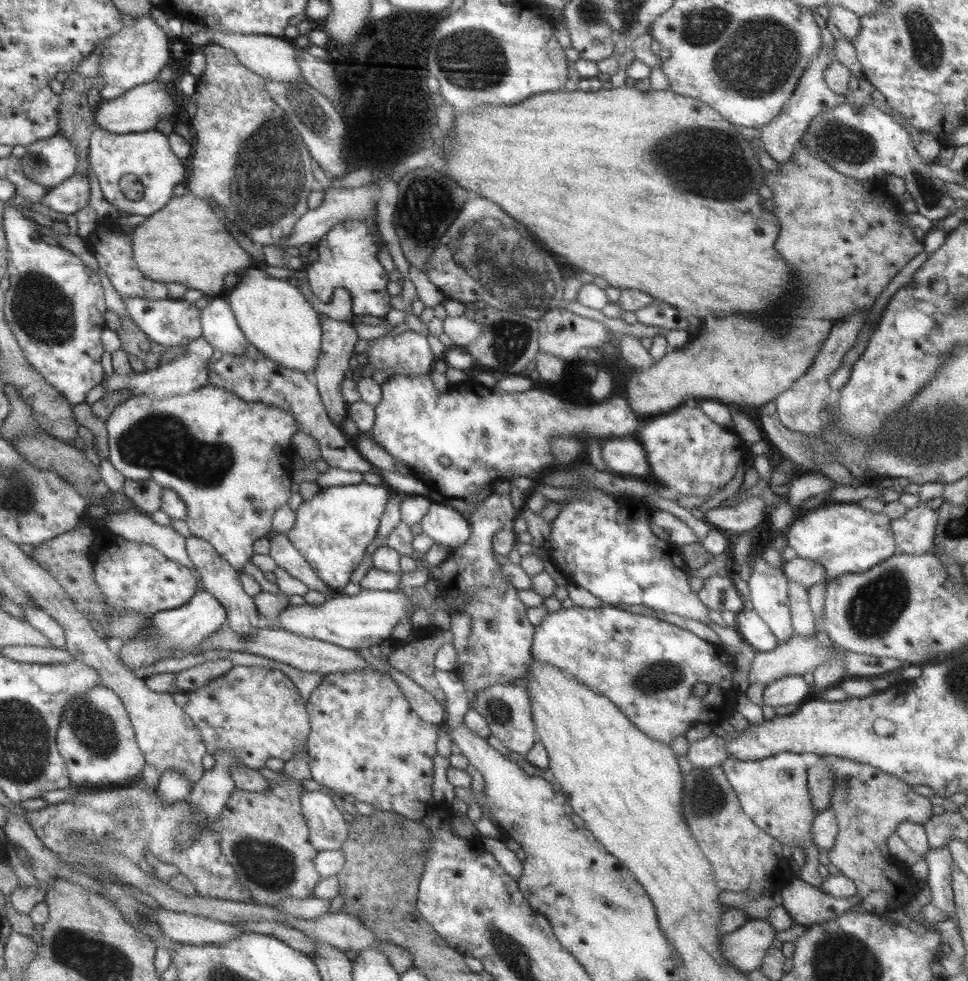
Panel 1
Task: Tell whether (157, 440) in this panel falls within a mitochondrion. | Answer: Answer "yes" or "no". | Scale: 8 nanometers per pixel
yes

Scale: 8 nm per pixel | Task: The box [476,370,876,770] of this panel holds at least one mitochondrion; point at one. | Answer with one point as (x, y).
(664, 674)

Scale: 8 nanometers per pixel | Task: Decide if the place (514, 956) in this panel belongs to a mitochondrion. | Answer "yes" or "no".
yes

